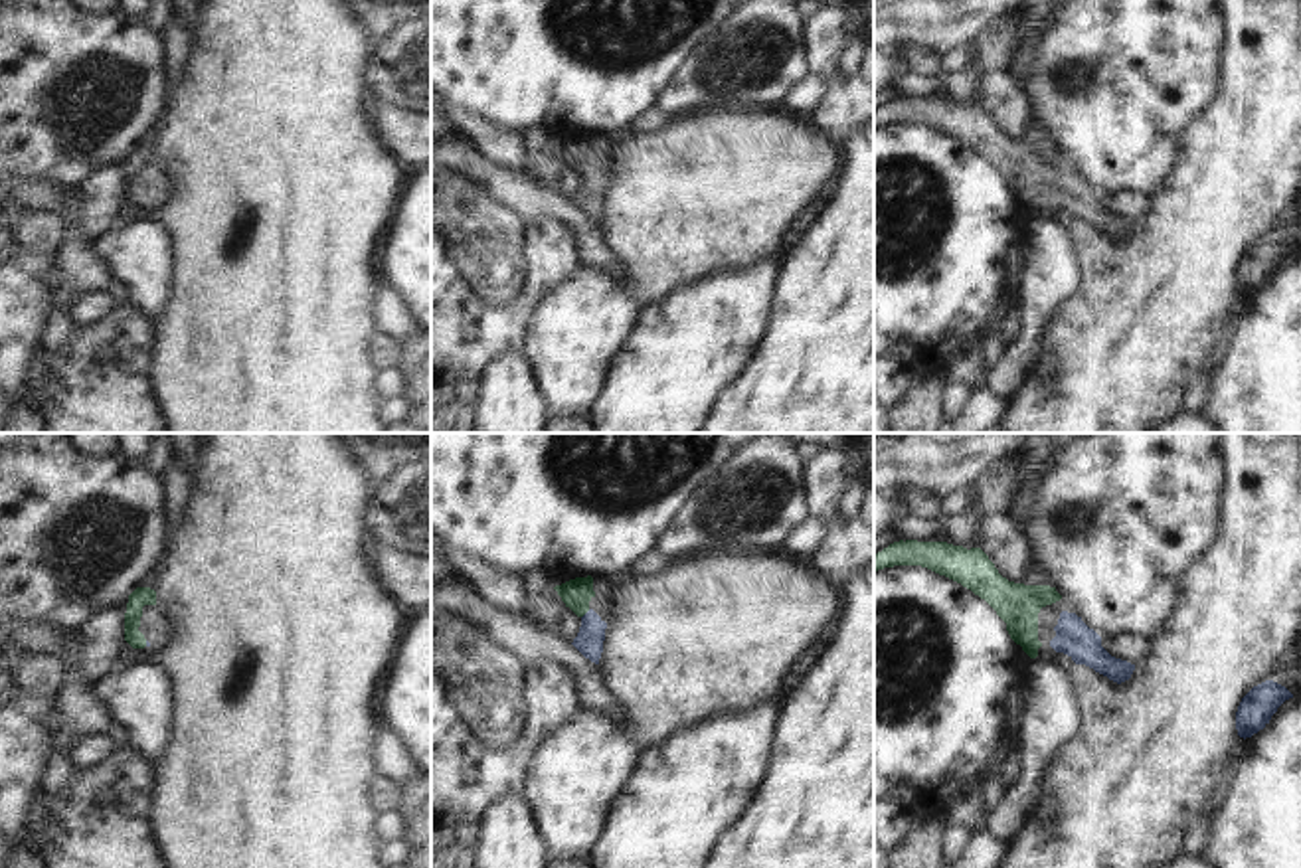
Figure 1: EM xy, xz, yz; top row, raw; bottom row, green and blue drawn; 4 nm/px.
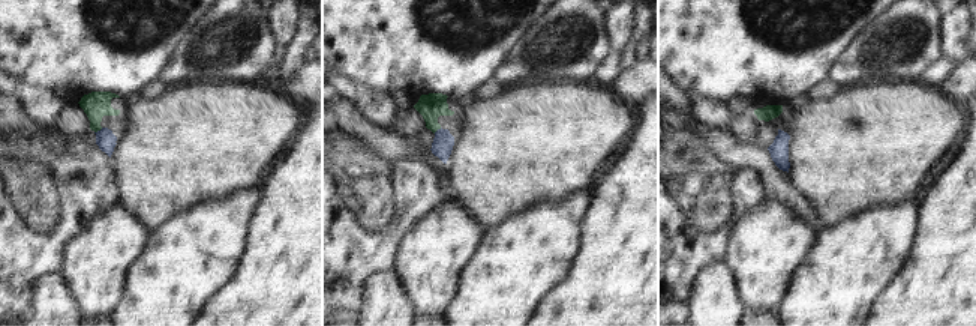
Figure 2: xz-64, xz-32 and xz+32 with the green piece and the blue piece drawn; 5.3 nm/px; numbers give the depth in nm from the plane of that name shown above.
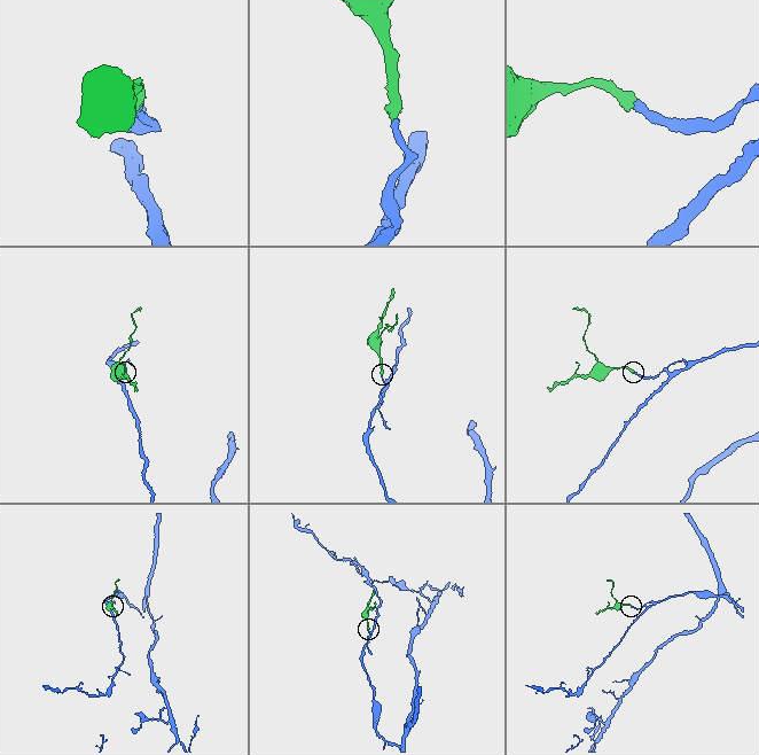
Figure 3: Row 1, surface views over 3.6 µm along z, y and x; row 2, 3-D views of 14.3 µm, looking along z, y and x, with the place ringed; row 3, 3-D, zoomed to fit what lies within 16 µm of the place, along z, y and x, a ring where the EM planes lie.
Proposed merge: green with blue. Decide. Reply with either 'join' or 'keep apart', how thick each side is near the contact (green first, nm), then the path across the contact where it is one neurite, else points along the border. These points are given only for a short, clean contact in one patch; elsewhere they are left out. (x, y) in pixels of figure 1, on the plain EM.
join; calibres 120 and 110 nm; way xz (576, 151), (578, 161), (586, 169), (590, 196)

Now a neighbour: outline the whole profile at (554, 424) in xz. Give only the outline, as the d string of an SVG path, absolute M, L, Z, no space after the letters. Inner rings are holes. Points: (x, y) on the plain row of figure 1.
M550 415L544 433L595 433L587 415L558 417Z

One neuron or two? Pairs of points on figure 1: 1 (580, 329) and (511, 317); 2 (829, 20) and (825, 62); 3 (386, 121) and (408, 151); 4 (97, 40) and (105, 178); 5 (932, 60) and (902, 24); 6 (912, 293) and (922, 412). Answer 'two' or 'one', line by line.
1: two
2: one
3: one
4: two
5: two
6: two

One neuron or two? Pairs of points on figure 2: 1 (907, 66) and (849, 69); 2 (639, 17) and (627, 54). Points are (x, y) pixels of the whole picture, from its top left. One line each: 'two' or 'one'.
1: one
2: one

